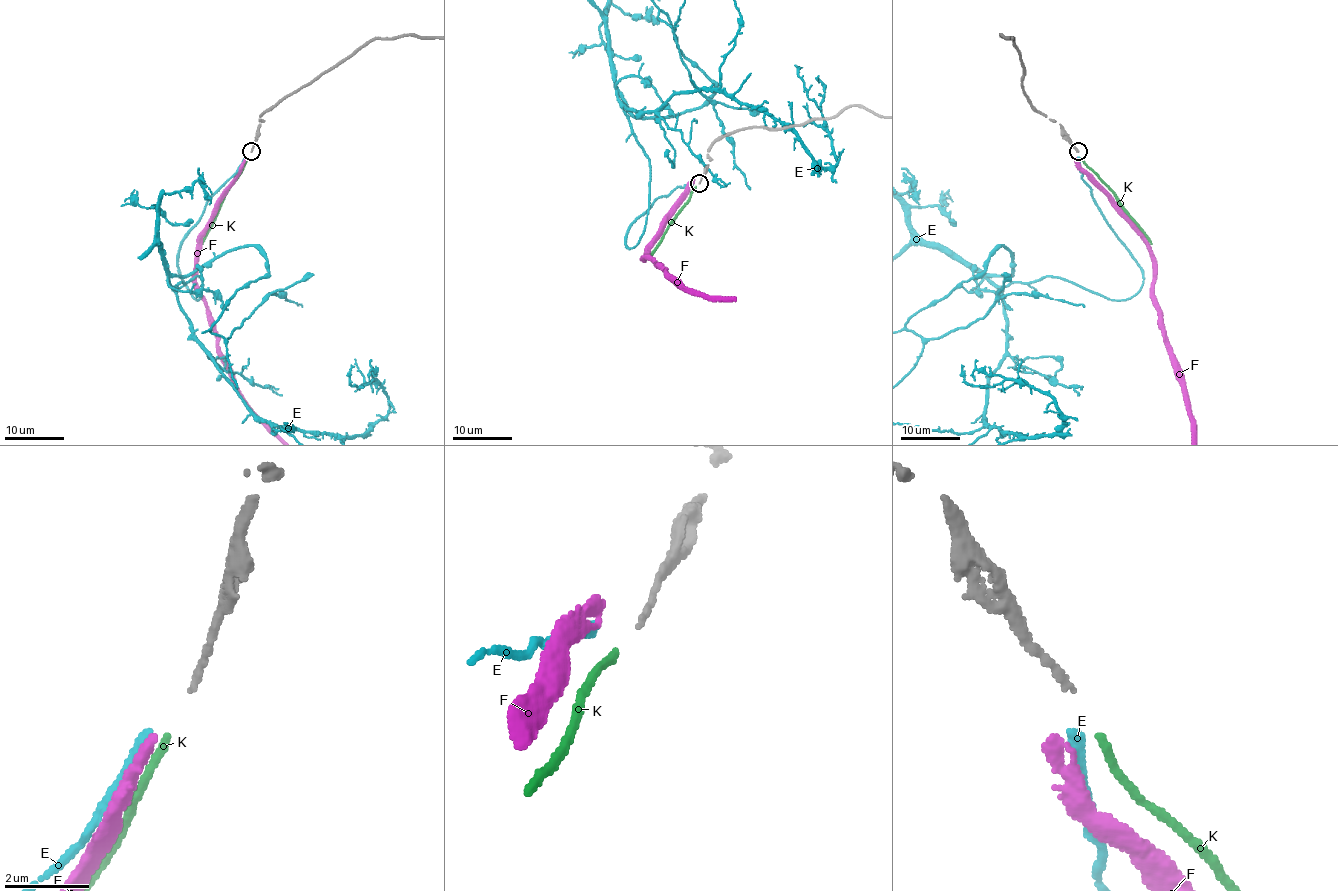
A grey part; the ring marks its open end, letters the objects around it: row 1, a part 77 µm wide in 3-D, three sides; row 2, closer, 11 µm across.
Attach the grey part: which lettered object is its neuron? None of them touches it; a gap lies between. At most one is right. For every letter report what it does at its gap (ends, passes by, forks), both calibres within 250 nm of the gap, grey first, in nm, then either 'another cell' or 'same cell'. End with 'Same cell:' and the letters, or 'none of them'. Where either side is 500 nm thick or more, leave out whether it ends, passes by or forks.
E: it ends | 140/220 nm | another cell
F: it ends | 140/280 nm | another cell
K: it ends | 140/170 nm | same cell
Same cell: K

